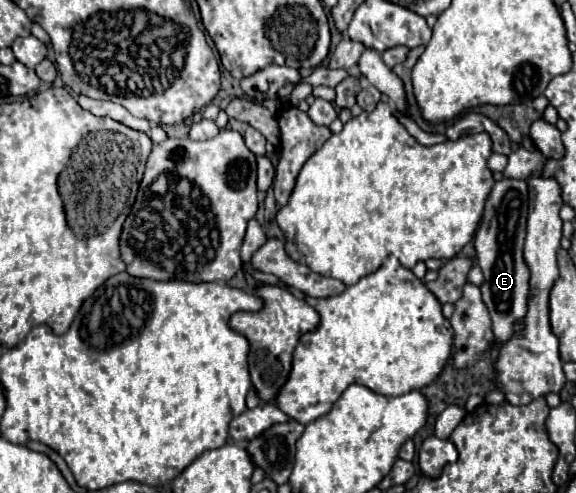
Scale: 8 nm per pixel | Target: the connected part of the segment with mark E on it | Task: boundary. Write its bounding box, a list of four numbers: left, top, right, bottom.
[476,179,528,343]

